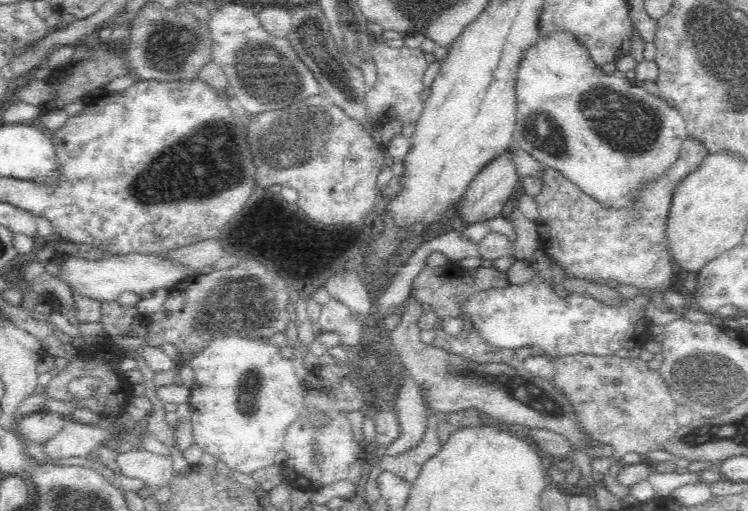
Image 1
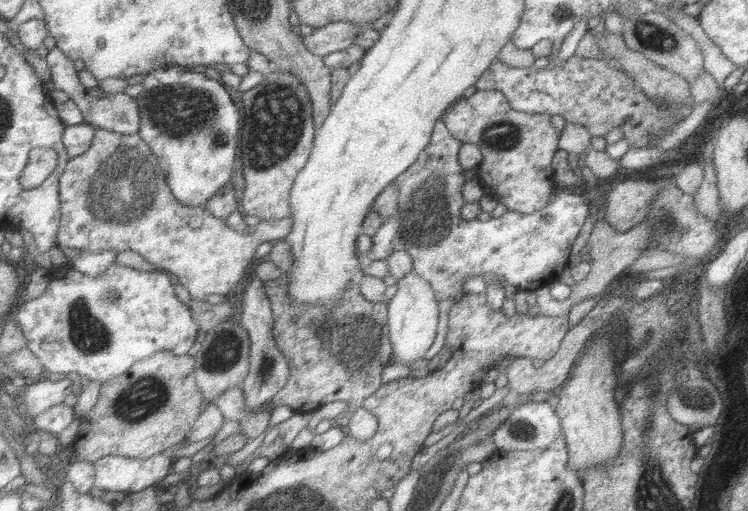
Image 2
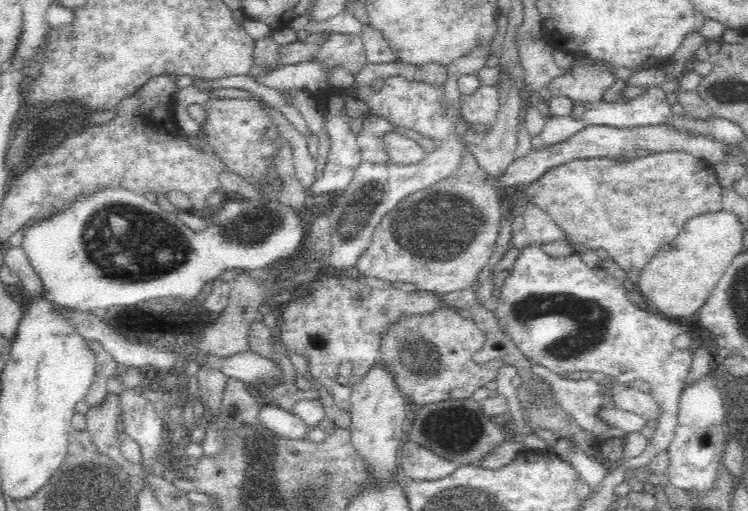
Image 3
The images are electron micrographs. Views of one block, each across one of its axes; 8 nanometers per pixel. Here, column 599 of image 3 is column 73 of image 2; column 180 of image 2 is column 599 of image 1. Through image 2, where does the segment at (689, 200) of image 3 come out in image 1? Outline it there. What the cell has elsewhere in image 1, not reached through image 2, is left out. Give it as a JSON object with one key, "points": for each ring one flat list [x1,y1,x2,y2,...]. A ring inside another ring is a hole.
{"points":[[688,134,678,146,678,156,666,172,642,178,632,188,632,194,622,208,618,208,618,204,606,208,606,204,600,204,568,182,558,170,544,170,544,184,534,196,534,204,540,212,540,222,536,222,536,226,542,250,566,270,568,278,598,284,616,280,640,290,670,288,676,278,676,266,668,244,668,222,674,194,678,194,682,182,686,182,708,156,710,150,706,144]]}

